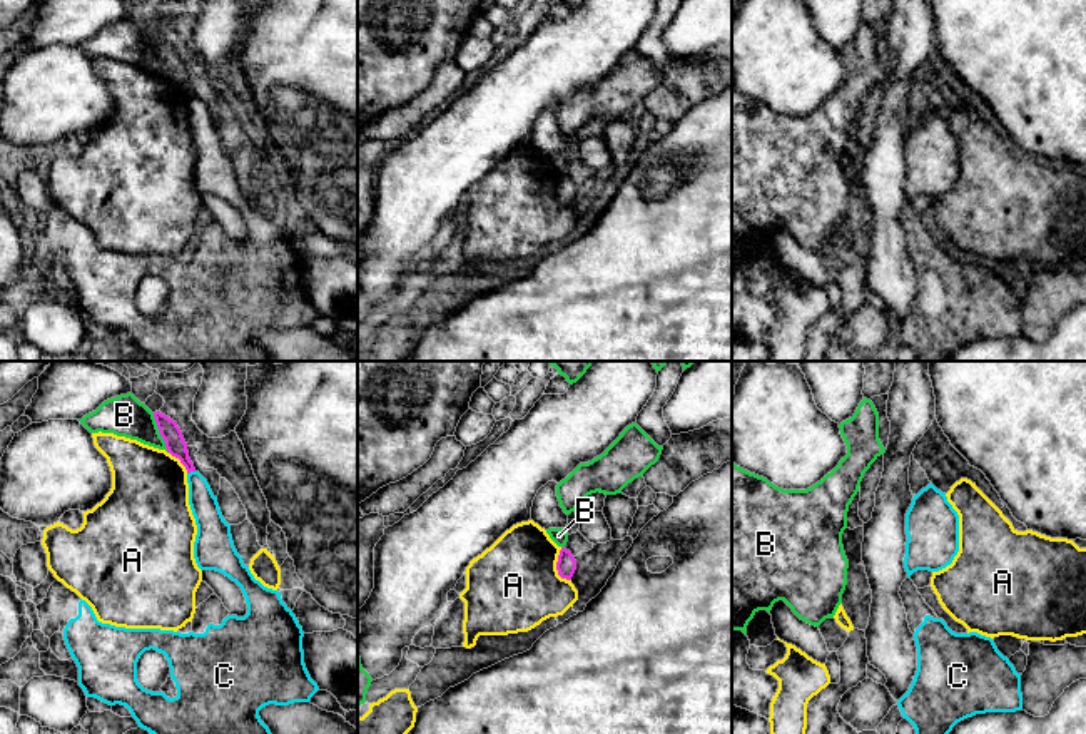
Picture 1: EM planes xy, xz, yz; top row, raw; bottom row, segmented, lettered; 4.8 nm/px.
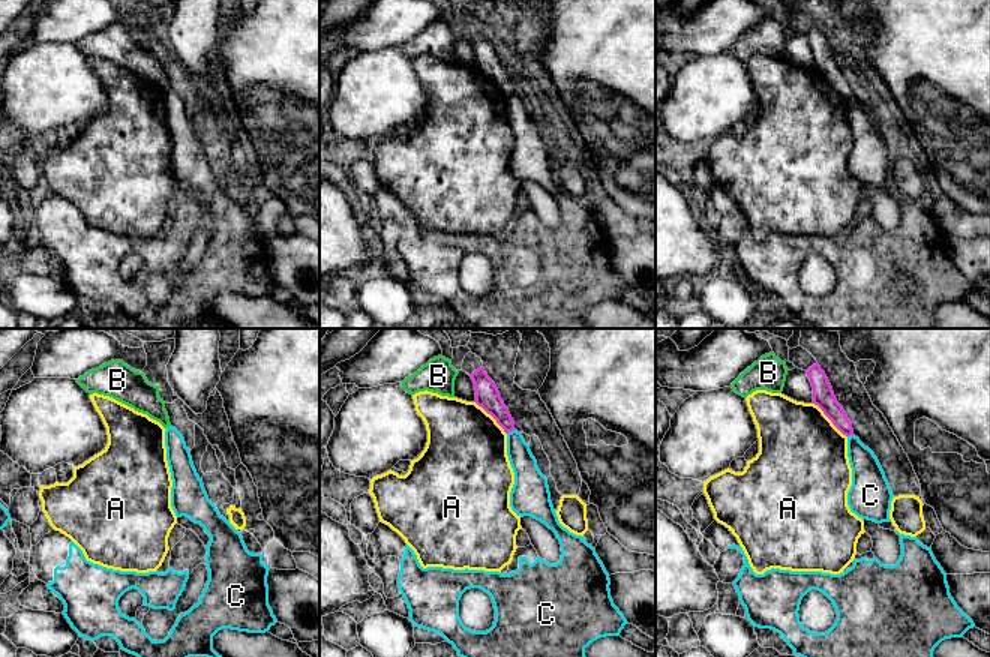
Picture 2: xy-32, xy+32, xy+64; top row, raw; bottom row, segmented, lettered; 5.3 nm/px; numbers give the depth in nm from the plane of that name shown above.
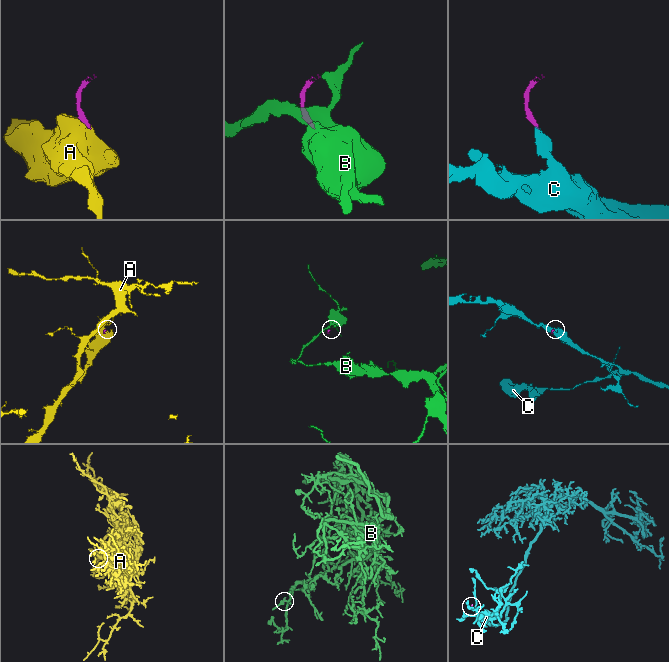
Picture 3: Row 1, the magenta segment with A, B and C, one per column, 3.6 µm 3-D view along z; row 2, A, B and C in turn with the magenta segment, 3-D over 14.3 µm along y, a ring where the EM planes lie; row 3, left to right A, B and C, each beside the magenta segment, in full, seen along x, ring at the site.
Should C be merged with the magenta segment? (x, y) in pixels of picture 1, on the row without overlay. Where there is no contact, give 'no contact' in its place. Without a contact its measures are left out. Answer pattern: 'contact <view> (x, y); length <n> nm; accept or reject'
contact xy (191, 96); length 40 nm; reject

